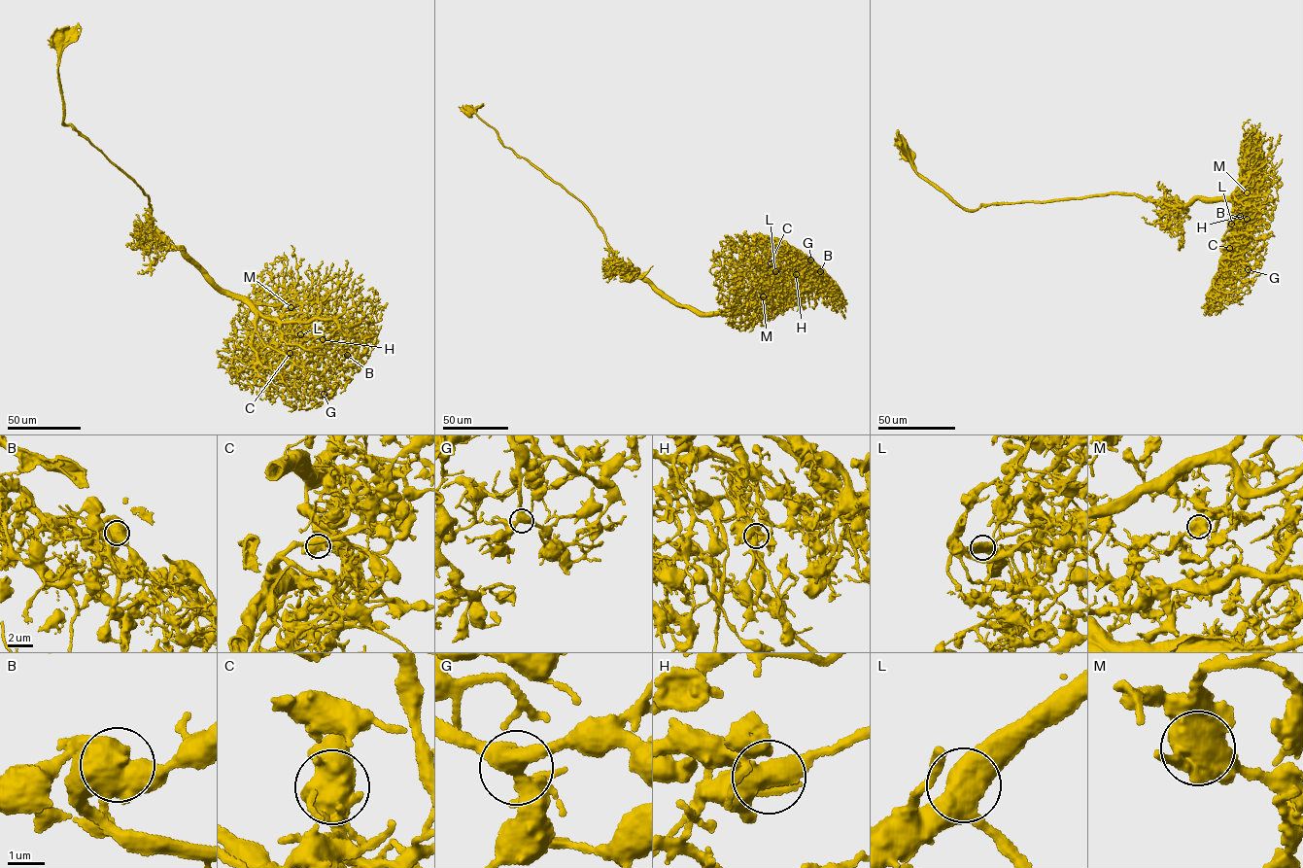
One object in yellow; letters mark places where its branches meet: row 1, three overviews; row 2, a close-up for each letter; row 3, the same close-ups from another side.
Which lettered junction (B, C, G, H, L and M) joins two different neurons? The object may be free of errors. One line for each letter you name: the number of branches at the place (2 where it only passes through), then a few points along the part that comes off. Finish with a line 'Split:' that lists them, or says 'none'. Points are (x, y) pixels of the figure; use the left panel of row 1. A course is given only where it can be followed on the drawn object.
Split: none

